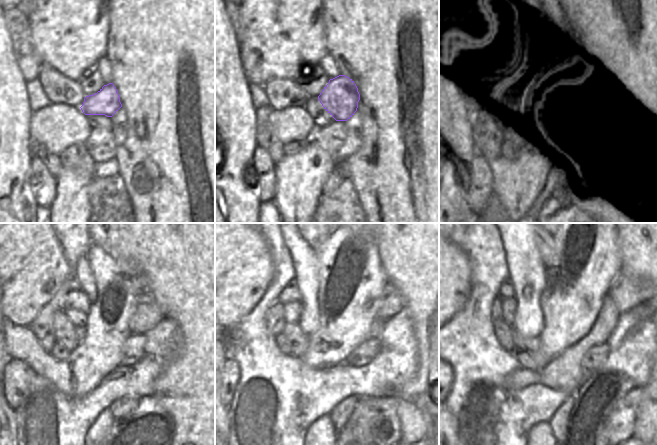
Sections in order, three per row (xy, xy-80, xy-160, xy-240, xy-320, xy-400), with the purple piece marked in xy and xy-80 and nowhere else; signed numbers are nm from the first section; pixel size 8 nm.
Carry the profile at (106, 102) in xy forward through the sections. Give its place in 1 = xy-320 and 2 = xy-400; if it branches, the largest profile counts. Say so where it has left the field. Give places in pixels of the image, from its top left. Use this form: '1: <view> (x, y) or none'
1: xy-320 (392, 302)
2: xy-400 (627, 292)

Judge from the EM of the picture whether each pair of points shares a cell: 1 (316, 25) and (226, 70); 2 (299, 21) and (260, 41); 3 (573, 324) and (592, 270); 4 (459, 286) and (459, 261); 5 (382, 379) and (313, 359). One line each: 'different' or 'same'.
1: different
2: same
3: same
4: same
5: different

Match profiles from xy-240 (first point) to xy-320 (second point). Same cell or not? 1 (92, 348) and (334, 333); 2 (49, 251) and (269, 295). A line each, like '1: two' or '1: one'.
1: one
2: two

